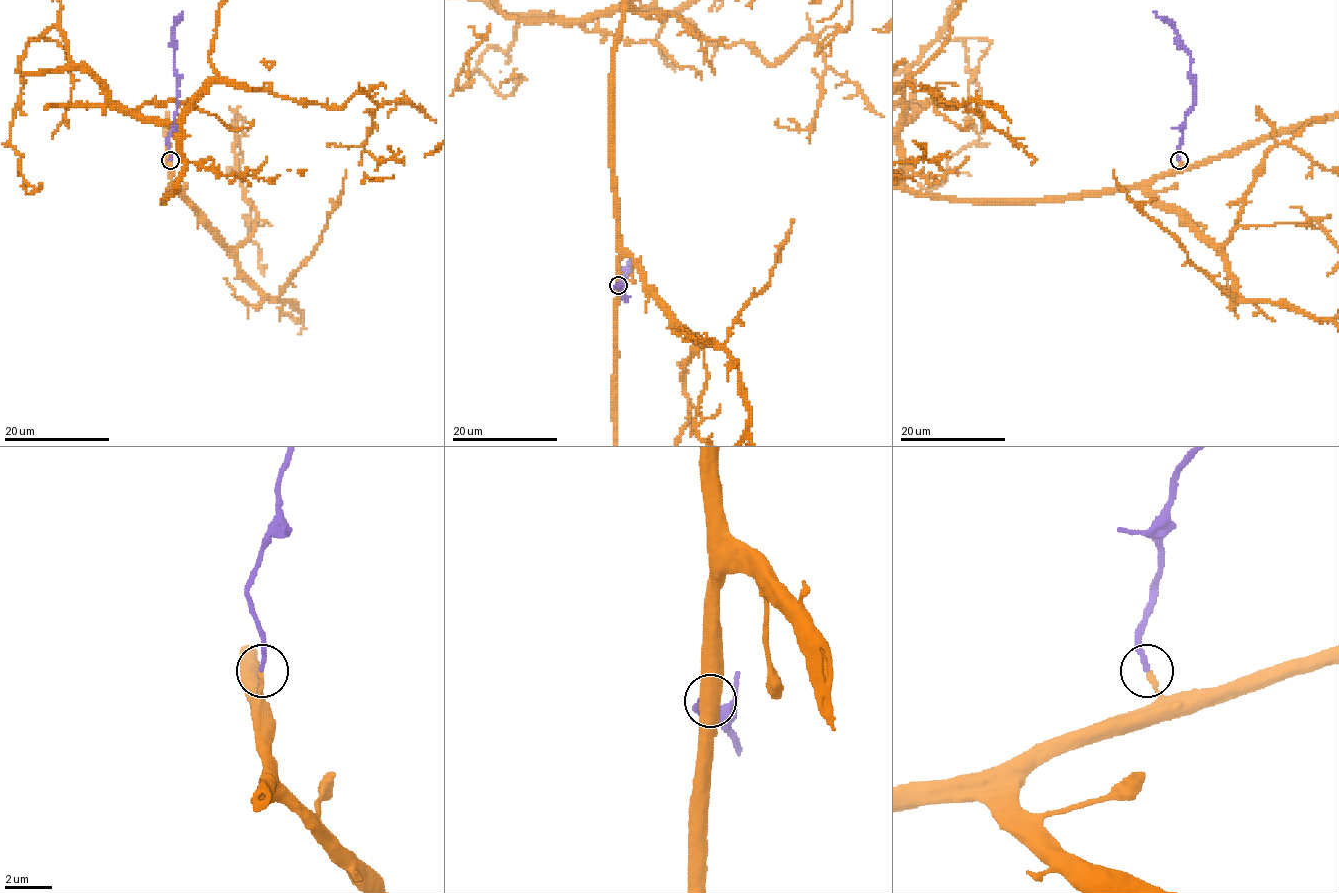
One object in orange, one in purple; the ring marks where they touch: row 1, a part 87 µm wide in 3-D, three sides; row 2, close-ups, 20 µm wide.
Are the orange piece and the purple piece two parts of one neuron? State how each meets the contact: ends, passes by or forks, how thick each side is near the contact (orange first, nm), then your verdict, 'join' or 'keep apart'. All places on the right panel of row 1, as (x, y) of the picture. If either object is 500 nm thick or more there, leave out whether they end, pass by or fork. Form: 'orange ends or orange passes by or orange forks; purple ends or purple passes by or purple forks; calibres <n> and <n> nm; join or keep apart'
orange ends; purple ends; calibres 160 and 190 nm; join

